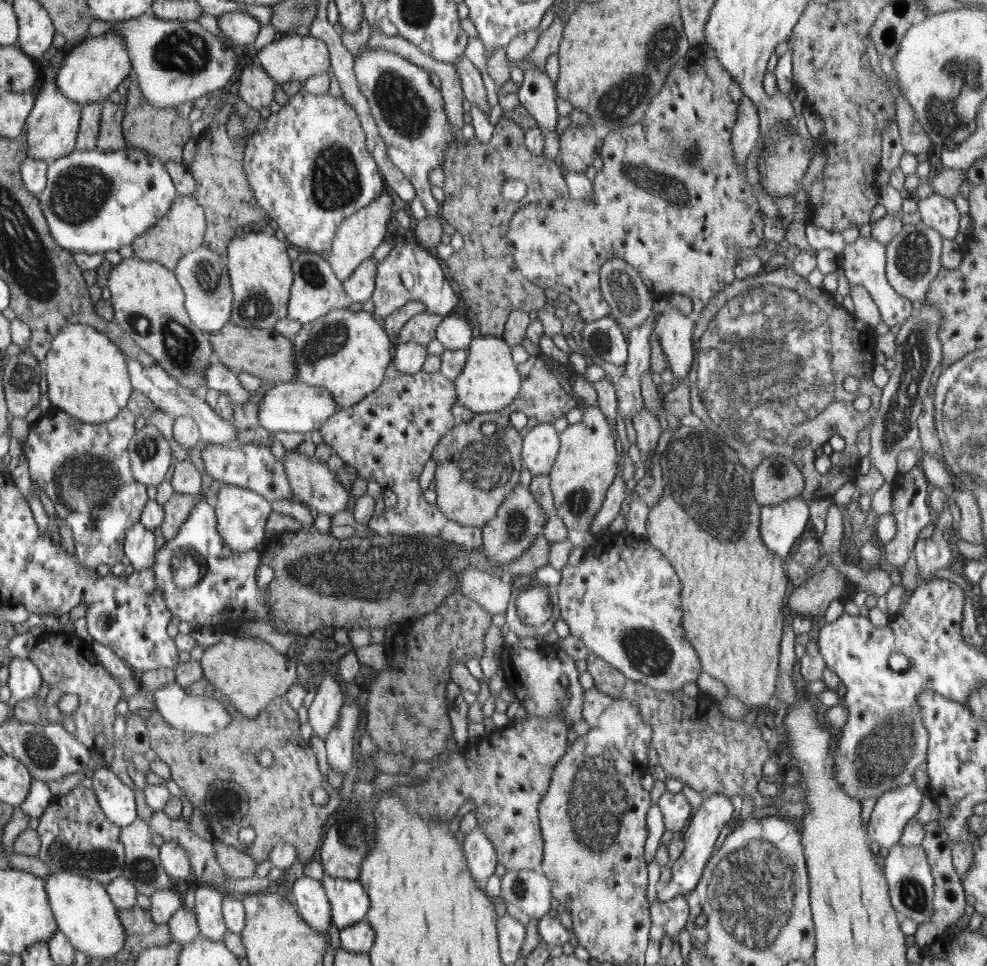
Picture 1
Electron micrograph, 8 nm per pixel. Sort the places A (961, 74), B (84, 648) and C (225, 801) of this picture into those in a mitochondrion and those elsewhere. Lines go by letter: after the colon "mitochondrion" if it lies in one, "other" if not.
A: mitochondrion
B: other
C: mitochondrion

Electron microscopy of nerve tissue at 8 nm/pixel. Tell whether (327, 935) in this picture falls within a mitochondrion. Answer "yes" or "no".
no

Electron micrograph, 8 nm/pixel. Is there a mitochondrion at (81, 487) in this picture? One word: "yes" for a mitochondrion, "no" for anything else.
yes

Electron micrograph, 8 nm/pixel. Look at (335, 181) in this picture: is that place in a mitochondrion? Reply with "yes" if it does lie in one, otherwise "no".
yes

